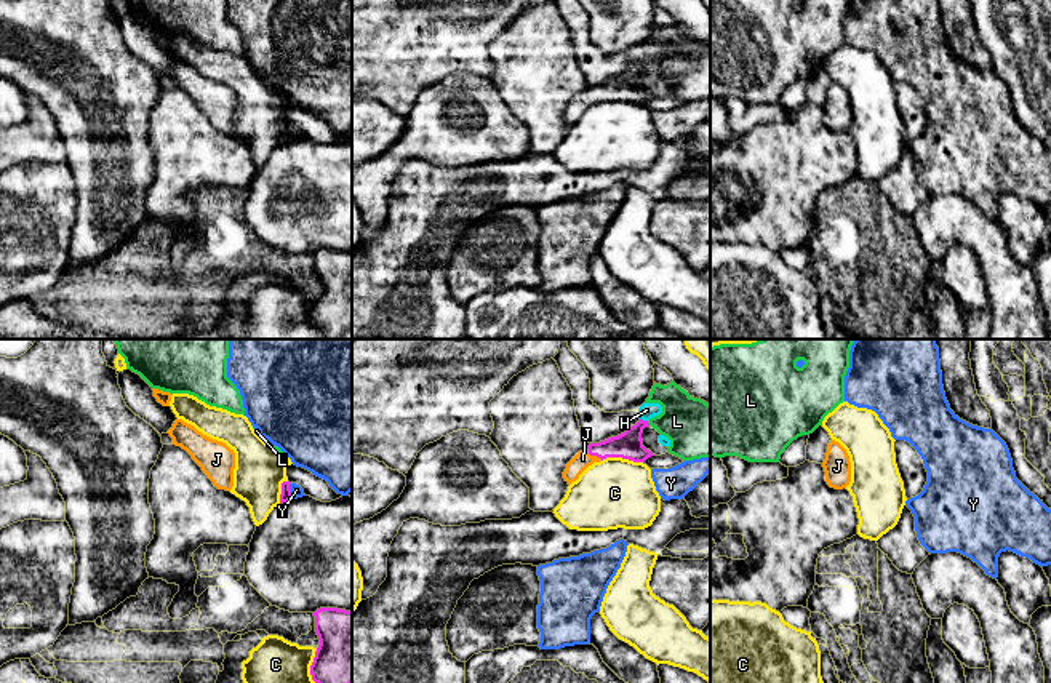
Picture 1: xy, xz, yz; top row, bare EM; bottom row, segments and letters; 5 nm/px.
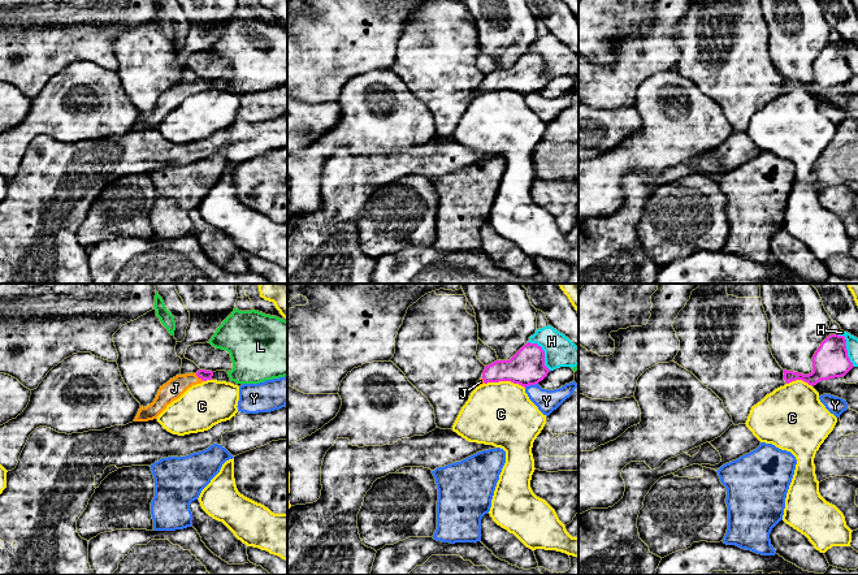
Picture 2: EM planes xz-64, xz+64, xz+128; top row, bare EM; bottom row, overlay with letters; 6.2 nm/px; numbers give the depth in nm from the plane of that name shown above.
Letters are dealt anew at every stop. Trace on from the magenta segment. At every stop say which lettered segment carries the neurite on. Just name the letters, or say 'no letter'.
J

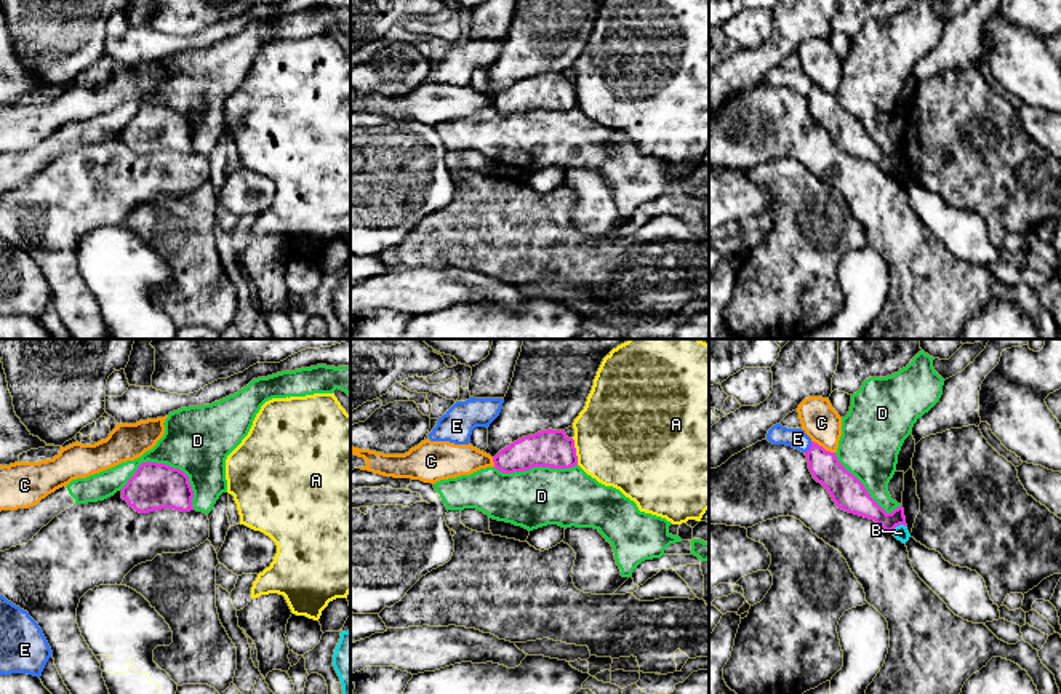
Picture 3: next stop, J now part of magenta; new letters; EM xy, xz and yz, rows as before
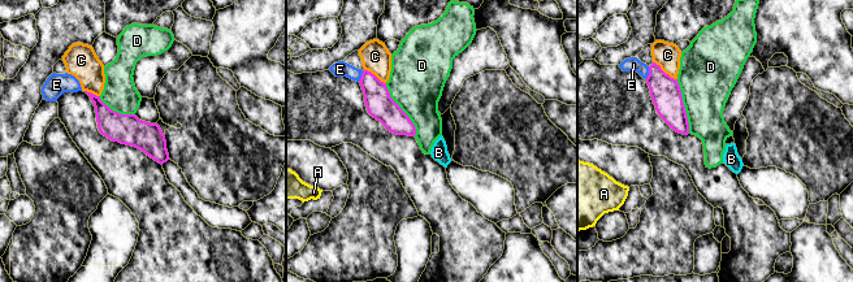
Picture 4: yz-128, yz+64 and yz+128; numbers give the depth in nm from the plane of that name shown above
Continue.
no letter

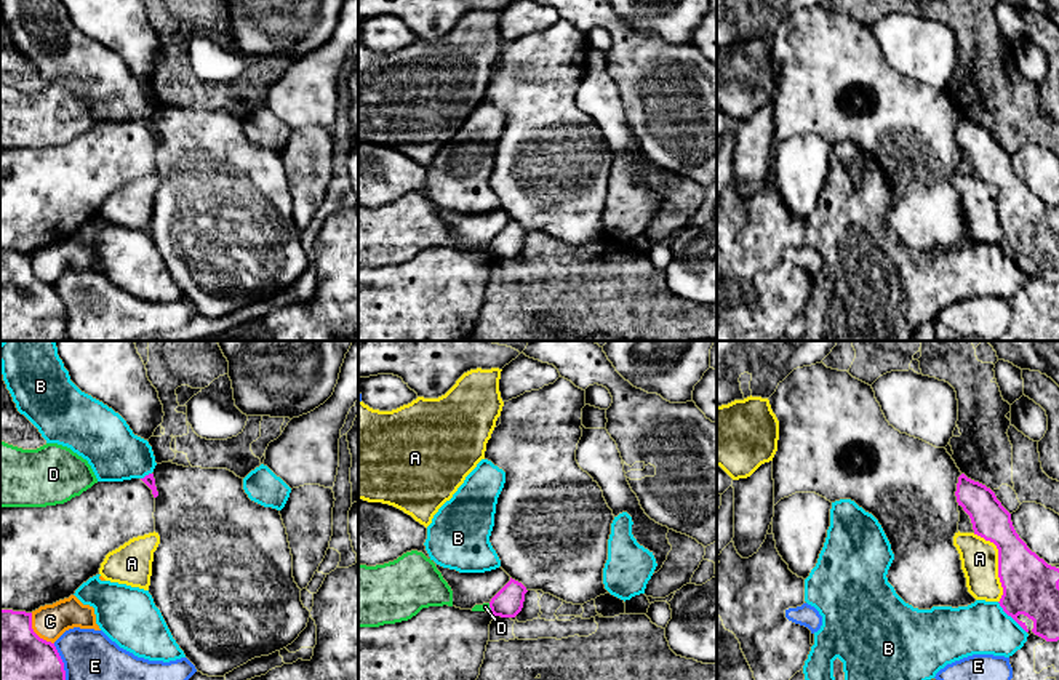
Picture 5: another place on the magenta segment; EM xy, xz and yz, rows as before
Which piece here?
no letter

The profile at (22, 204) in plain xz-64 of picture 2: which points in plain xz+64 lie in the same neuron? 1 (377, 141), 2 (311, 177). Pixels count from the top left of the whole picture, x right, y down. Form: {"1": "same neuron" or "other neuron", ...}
{"1": "other neuron", "2": "other neuron"}

